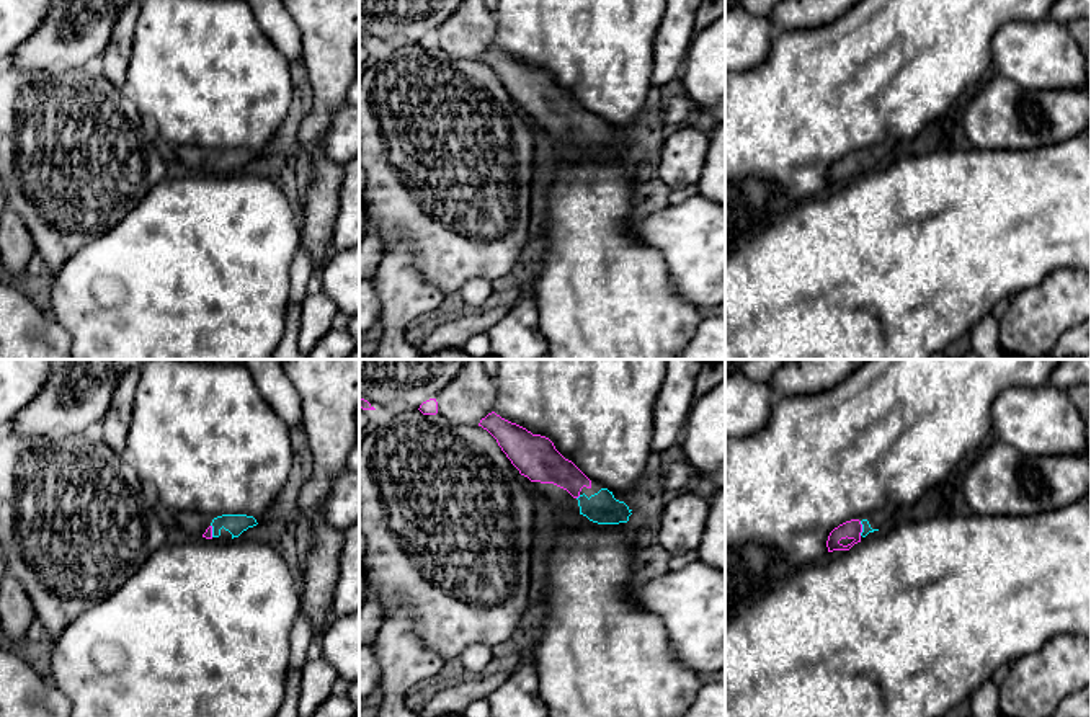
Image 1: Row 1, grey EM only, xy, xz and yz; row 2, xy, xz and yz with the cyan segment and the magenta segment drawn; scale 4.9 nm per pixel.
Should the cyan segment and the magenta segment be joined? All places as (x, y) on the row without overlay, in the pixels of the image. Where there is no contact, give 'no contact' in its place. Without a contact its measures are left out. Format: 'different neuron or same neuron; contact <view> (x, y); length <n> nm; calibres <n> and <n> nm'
same neuron; contact xz (578, 131); length 30 nm; calibres 160 and 190 nm

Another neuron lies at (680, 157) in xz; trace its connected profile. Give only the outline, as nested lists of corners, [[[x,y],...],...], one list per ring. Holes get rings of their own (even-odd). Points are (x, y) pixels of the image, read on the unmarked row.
[[[688,124],[655,145],[657,165],[652,175],[671,189],[697,185],[706,163],[710,136]]]

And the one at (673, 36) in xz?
[[[666,0],[666,11],[653,39],[652,87],[658,88],[678,75],[696,34],[696,11],[701,2]]]

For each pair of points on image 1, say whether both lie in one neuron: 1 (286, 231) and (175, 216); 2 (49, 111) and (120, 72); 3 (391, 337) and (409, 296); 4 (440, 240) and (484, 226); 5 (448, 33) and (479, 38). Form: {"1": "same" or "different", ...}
{"1": "same", "2": "different", "3": "same", "4": "same", "5": "same"}

